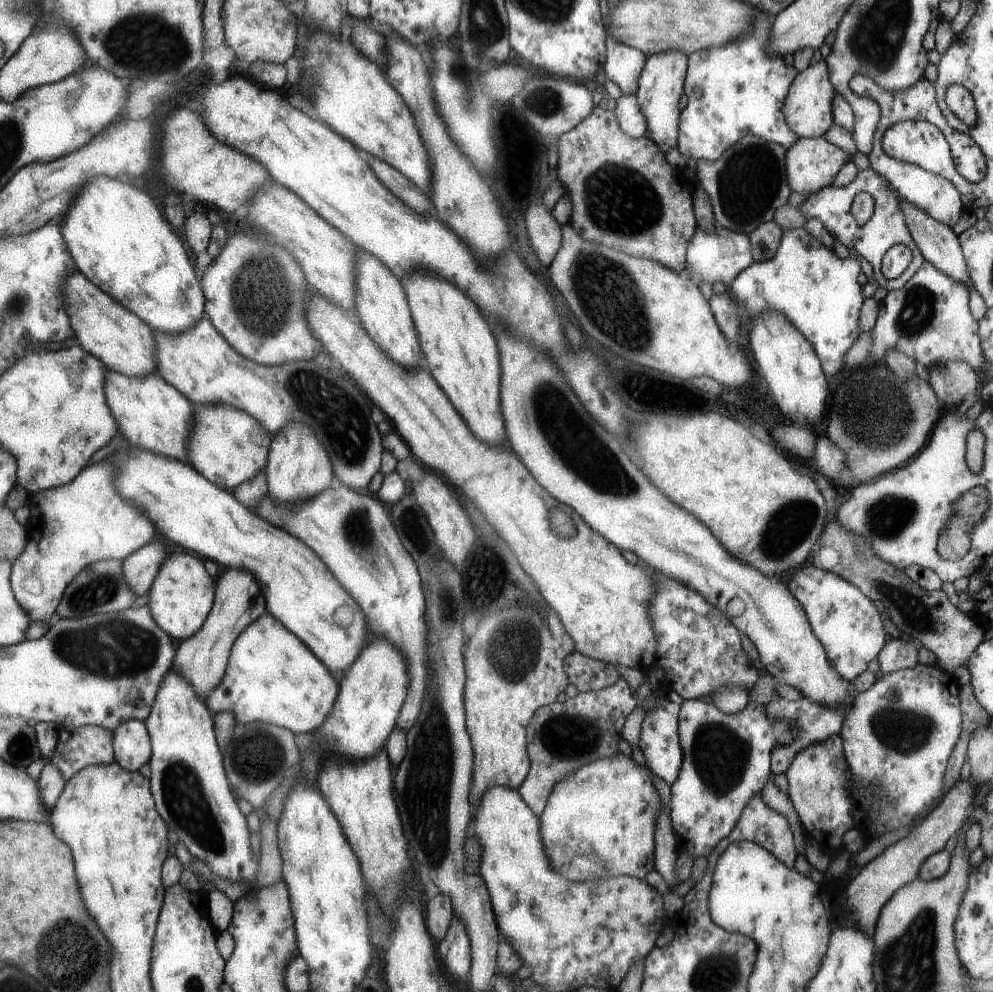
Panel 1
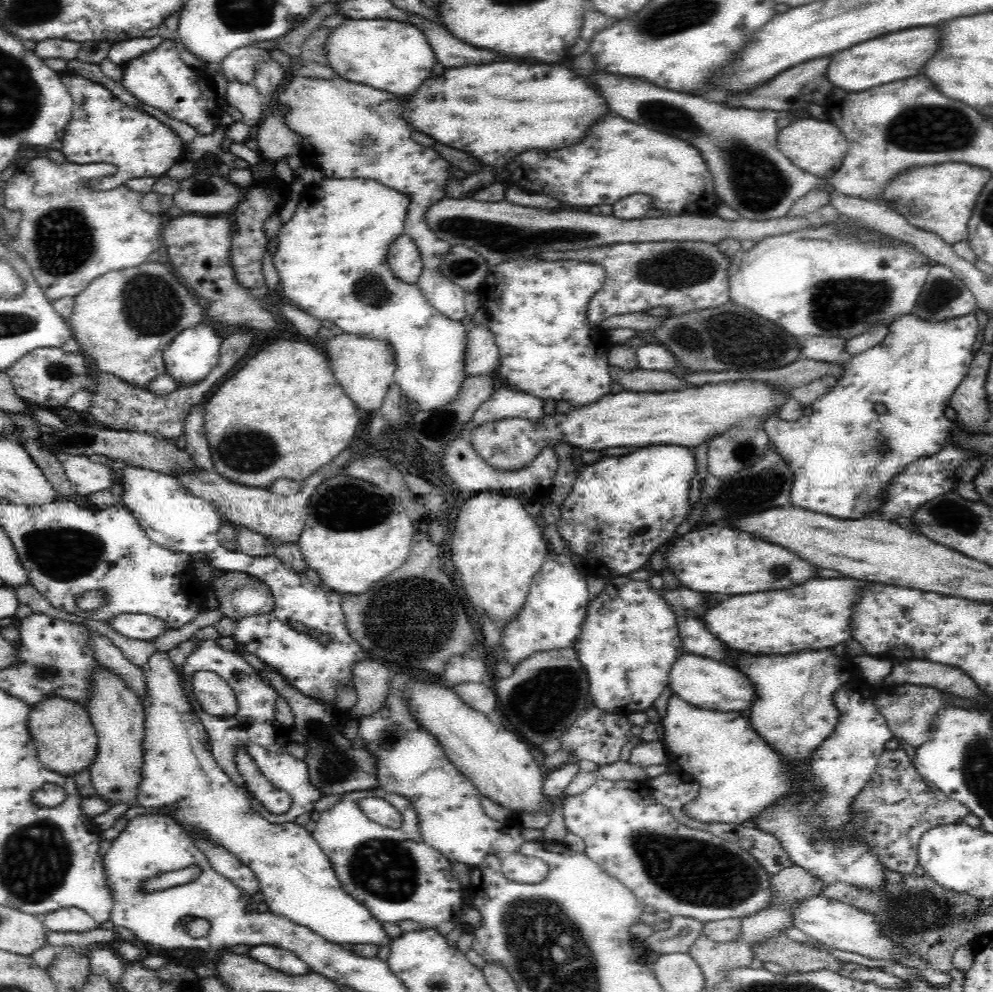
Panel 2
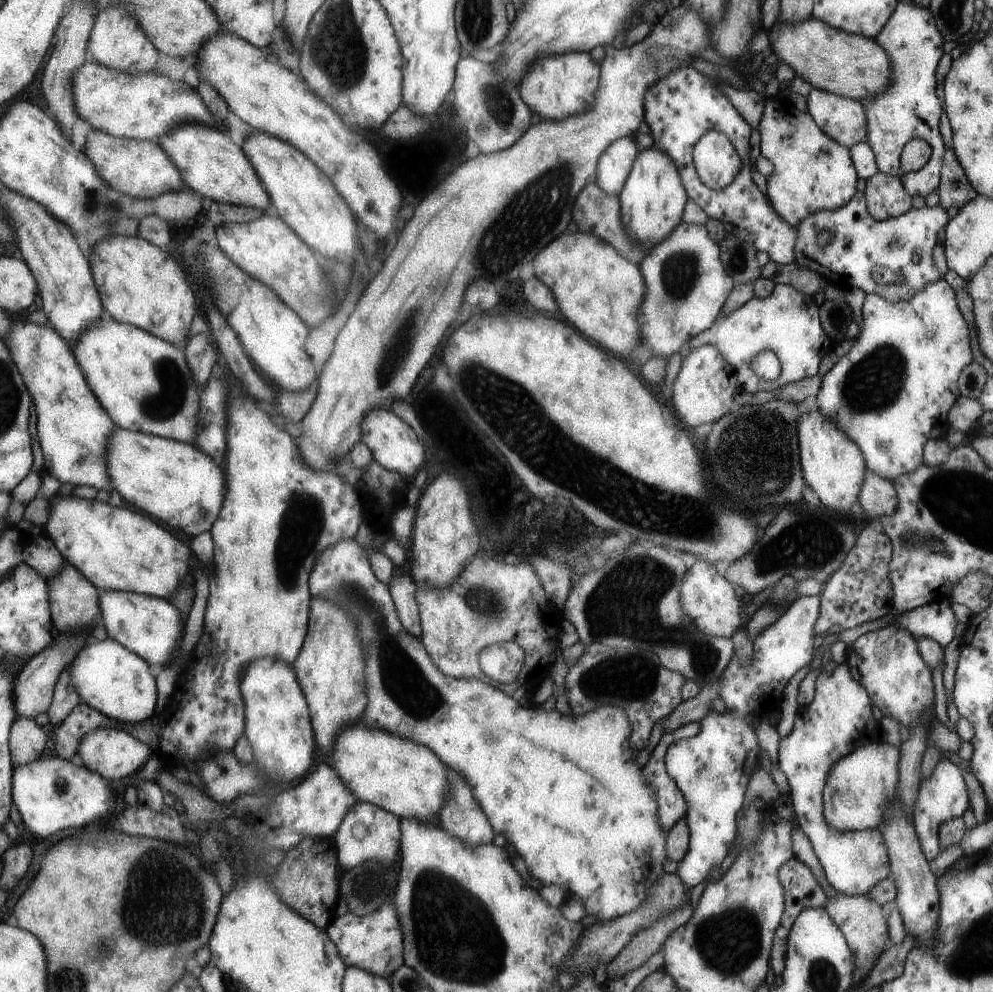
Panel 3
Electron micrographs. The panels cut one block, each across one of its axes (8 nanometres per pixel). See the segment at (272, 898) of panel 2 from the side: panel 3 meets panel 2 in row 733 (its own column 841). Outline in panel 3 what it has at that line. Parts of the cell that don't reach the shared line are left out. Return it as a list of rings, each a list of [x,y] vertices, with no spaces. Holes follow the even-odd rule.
[[[780,98],[767,99],[757,128],[760,132],[761,155],[773,164],[773,172],[767,178],[769,202],[775,207],[776,214],[790,226],[797,227],[804,217],[817,210],[842,208],[855,196],[859,174],[856,174],[857,167],[852,162],[850,148],[830,138],[810,113],[801,112]]]

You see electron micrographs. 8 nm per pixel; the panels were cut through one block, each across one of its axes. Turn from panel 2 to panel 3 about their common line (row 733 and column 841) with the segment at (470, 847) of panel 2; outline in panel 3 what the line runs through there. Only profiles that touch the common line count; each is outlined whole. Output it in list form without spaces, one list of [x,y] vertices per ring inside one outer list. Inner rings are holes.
[[[943,278],[936,282],[926,284],[922,290],[918,290],[910,300],[900,300],[900,302],[888,302],[876,294],[865,294],[862,306],[862,330],[857,336],[850,351],[836,362],[834,367],[823,376],[823,383],[816,395],[818,410],[828,416],[830,420],[836,422],[836,426],[852,439],[852,442],[859,446],[863,452],[863,457],[867,462],[867,469],[882,476],[886,480],[893,481],[902,477],[903,474],[910,474],[918,470],[923,465],[923,446],[935,435],[940,425],[944,424],[947,412],[952,408],[954,402],[961,394],[958,388],[958,377],[962,368],[974,360],[972,356],[972,344],[970,344],[970,328],[956,304],[956,291]]]

